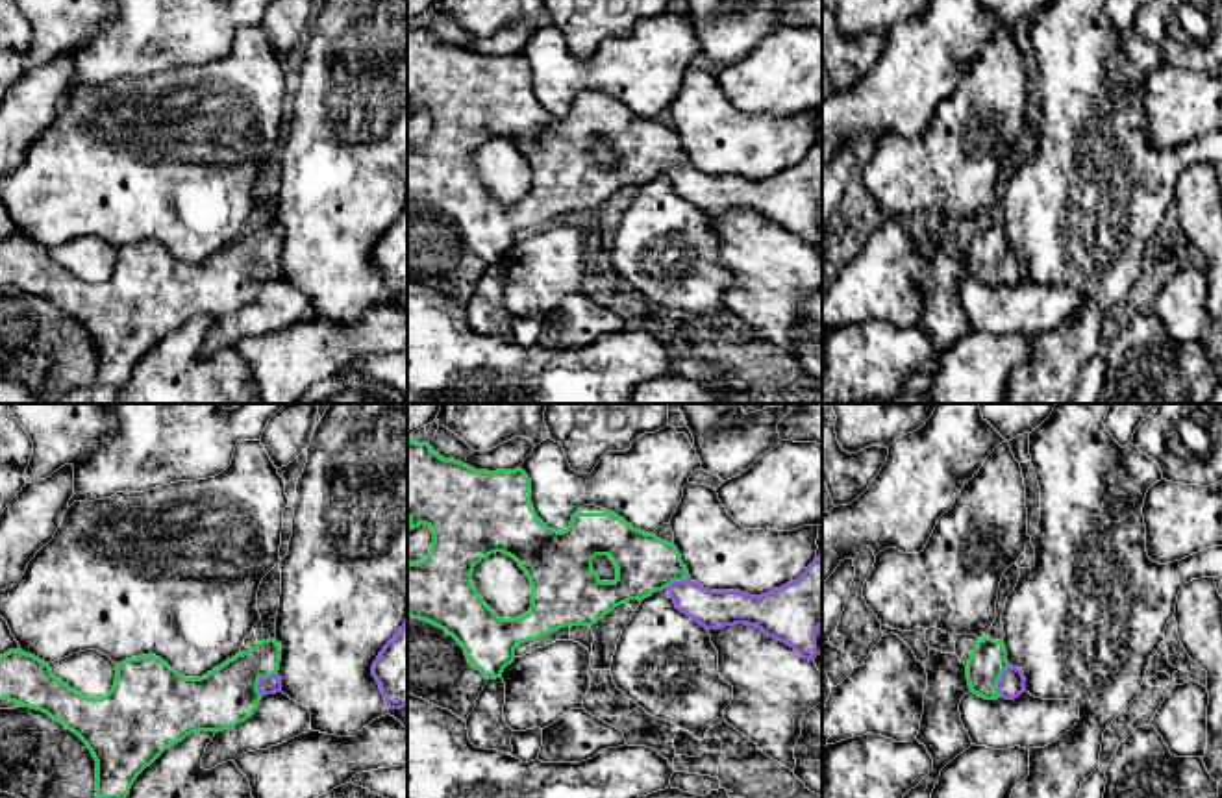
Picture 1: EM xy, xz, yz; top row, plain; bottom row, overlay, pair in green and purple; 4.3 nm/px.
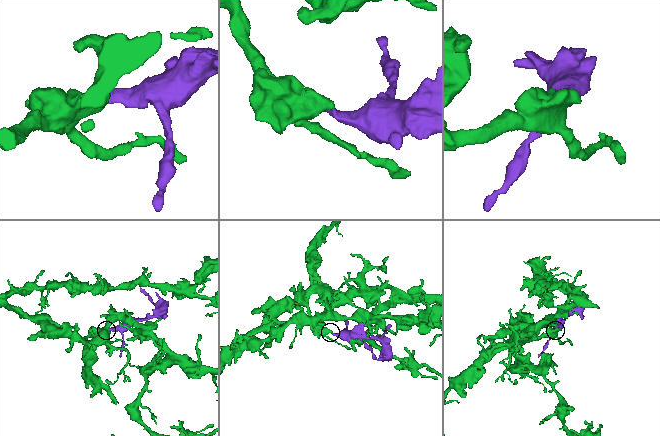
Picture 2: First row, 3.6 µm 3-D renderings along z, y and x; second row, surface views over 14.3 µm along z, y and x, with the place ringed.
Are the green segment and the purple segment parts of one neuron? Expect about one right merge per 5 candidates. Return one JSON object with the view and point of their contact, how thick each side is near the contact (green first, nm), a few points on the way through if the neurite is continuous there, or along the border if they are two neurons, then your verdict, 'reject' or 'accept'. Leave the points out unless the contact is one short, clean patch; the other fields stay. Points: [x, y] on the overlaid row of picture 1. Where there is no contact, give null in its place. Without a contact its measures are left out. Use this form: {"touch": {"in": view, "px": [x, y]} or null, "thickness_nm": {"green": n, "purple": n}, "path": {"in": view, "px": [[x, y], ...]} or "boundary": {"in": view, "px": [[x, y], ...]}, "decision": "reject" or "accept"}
{"touch": {"in": "xy", "px": [258, 680]}, "thickness_nm": {"green": 260, "purple": 80}, "path": {"in": "xy", "px": [[228, 695], [243, 680], [258, 680], [271, 684]]}, "decision": "accept"}

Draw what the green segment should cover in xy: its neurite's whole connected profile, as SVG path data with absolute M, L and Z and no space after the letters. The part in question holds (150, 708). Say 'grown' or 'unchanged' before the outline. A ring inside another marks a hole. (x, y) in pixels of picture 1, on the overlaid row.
grown; M267 639L202 678L185 678L148 654L118 663L113 689L102 698L87 698L57 680L48 663L9 650L0 655L0 700L43 711L76 733L96 761L96 798L126 798L137 776L167 748L194 731L235 728L256 713L263 696L281 692L280 661L278 641Z

